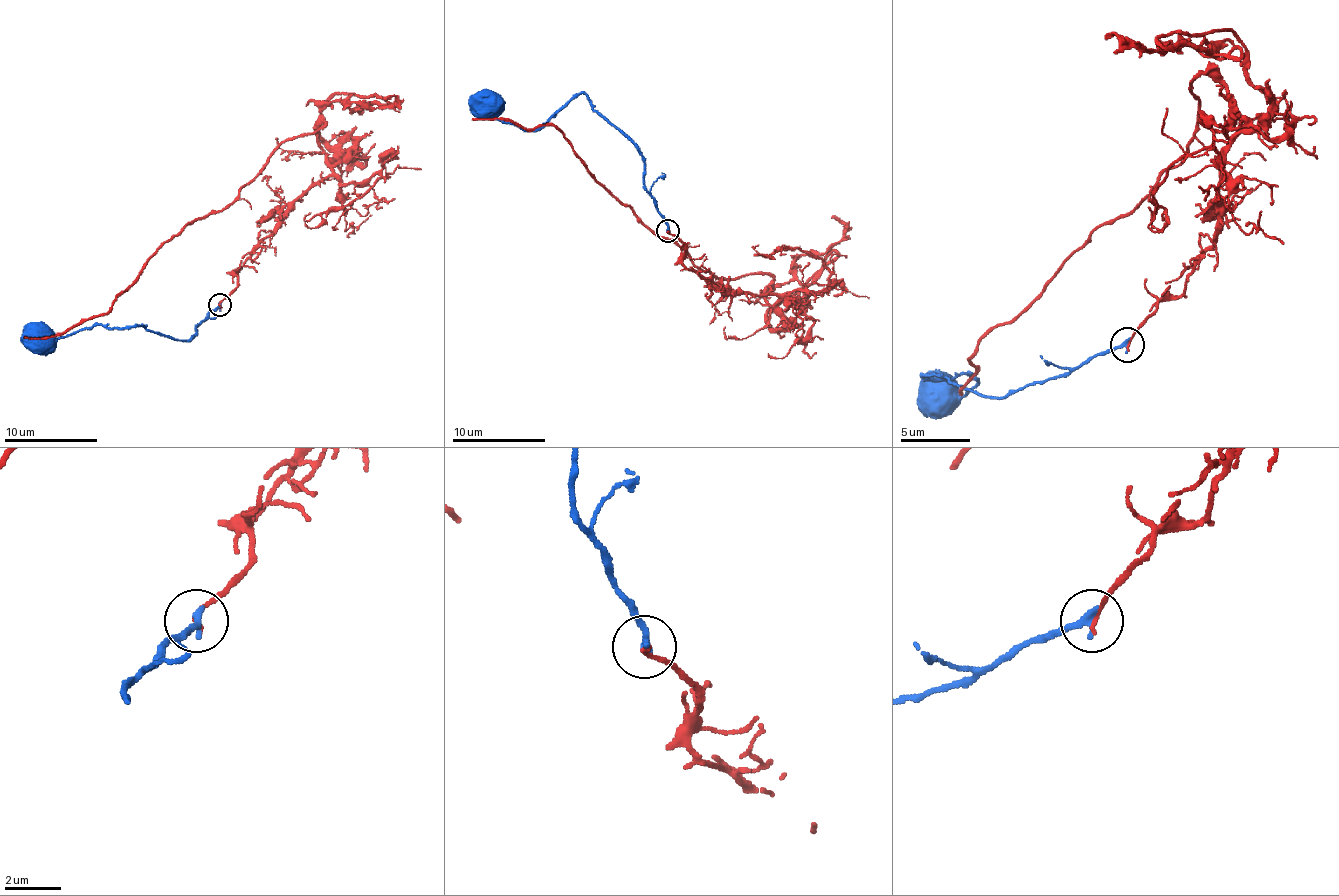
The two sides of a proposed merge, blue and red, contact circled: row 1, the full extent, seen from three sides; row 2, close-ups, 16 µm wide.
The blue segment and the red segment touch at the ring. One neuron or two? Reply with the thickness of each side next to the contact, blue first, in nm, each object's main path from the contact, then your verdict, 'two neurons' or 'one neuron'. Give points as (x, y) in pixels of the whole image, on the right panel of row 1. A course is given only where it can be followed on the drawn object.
280 nm thick on the blue side, 140 nm on the other; blue runs (1126, 344), (1063, 378), (1004, 396), (924, 375), (977, 382), (945, 396); red runs (1126, 344), (1213, 246), (1237, 110), (1203, 72), (1189, 152), (970, 357), (977, 371), (963, 392); two neurons

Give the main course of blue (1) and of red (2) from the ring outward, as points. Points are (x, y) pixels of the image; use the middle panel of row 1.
1: (668, 230), (656, 200), (645, 188), (638, 148), (584, 94), (574, 94), (535, 129), (497, 120), (485, 108)
2: (668, 230), (712, 288), (778, 298), (764, 295), (764, 274), (703, 272), (553, 125), (471, 120)

